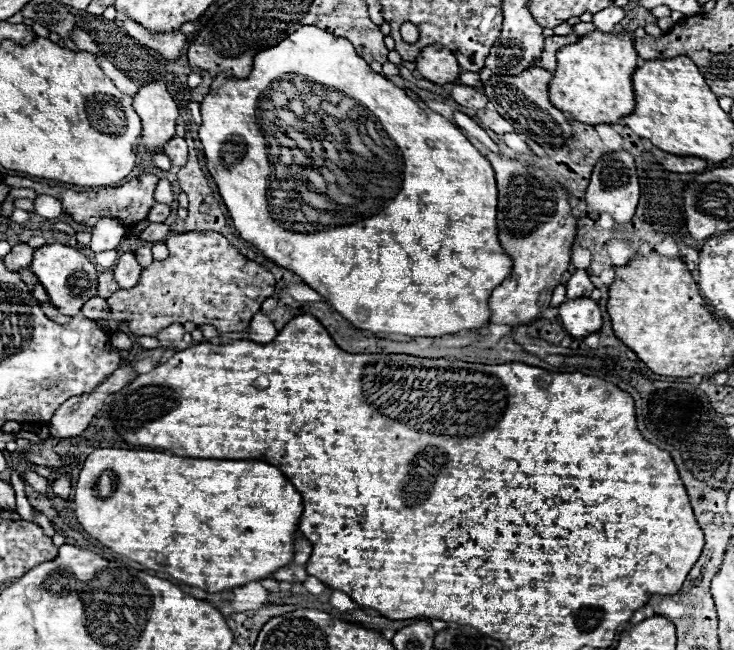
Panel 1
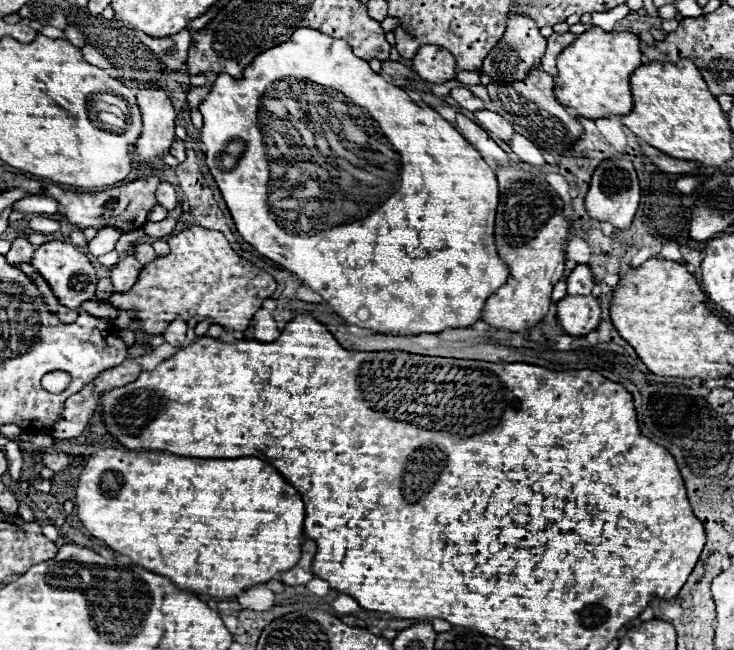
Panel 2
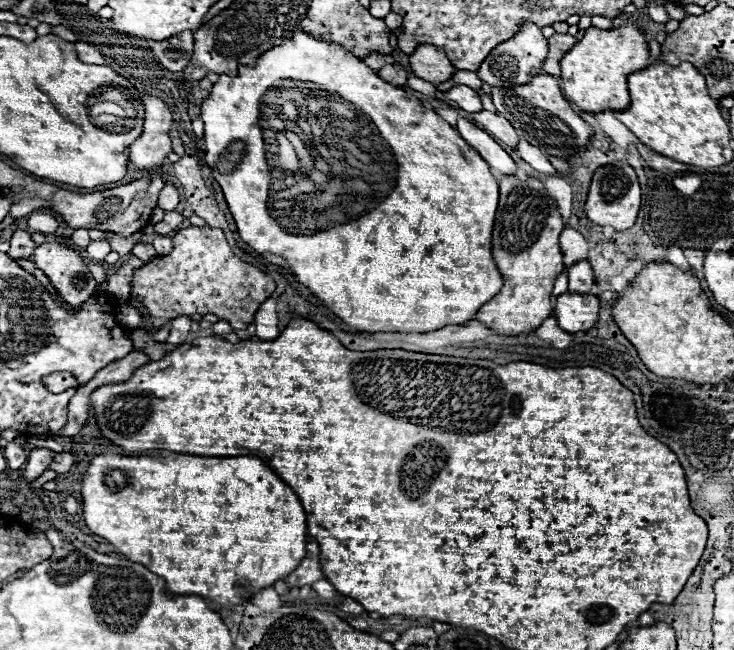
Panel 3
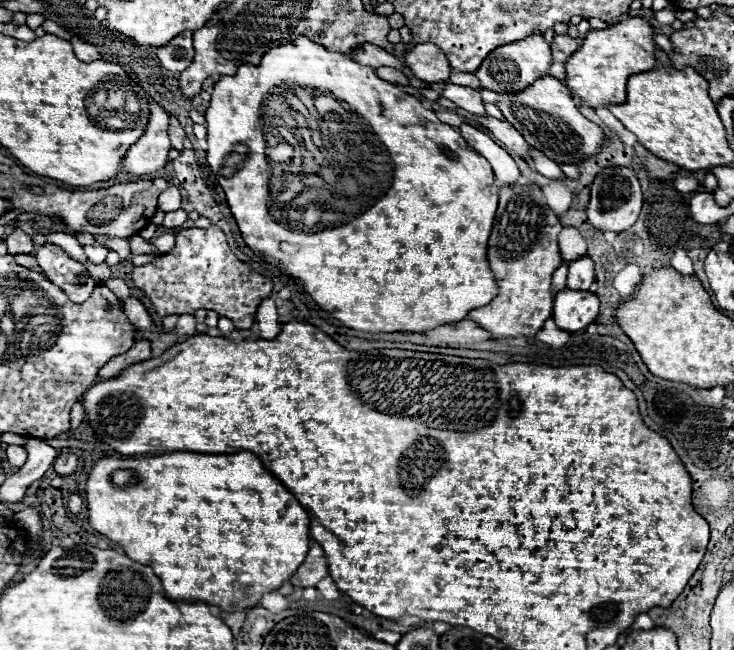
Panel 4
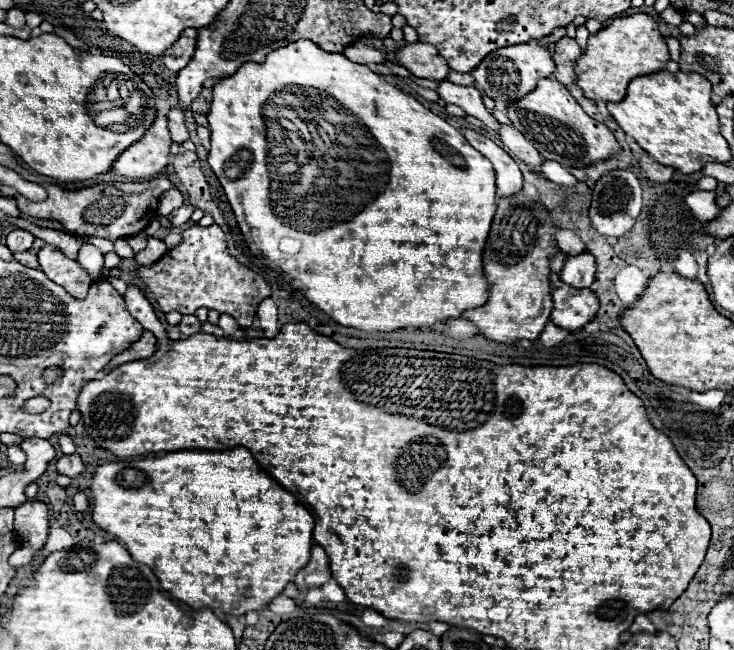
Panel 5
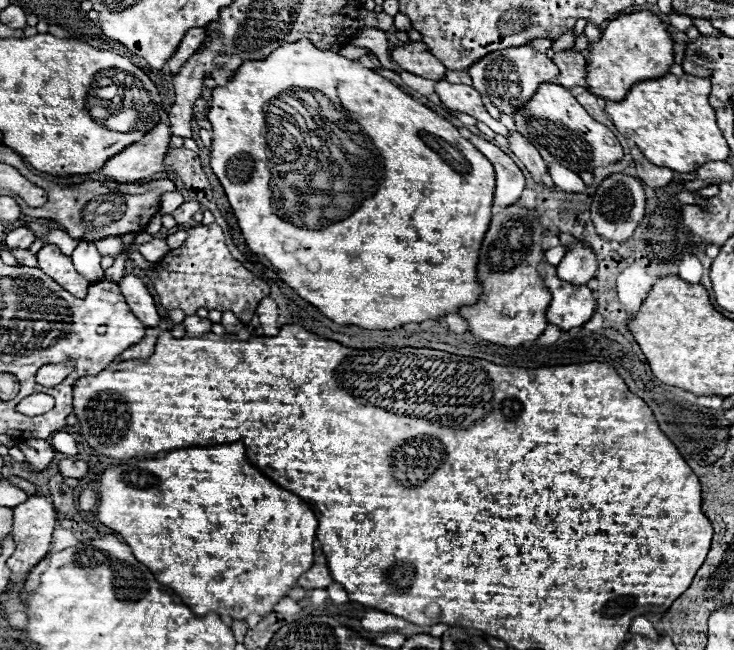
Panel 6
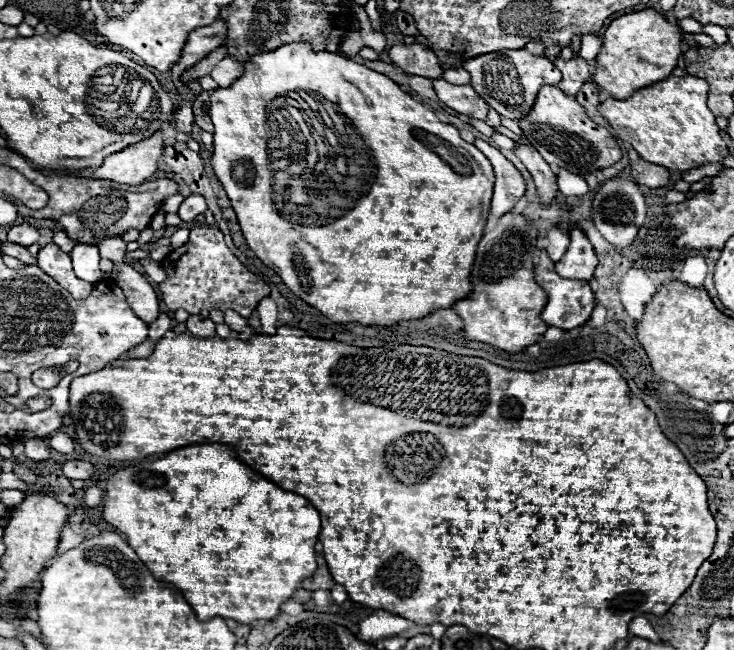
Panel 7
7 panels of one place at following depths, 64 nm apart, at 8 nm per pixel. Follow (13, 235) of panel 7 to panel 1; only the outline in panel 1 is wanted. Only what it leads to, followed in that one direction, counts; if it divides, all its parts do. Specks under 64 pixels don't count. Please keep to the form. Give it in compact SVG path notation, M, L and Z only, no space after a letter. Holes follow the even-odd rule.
M22 242L12 246L12 250L4 256L6 268L10 268L10 272L20 272L20 270L28 268L30 262L32 262L32 252L34 250L28 244L22 244Z

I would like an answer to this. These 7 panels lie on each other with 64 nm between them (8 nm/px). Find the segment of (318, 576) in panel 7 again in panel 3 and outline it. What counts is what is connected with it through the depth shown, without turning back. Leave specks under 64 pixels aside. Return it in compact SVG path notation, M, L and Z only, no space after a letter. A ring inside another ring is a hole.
M308 542L302 564L294 572L290 572L290 576L286 576L286 582L290 586L306 586L306 584L314 584L320 578L322 578L320 546L316 542Z

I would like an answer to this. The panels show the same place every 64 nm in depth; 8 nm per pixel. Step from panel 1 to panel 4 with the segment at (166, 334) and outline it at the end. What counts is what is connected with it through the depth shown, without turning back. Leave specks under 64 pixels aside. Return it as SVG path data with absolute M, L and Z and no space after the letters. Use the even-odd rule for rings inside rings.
M178 316L178 322L176 322L174 330L176 330L178 336L194 336L196 334L194 316Z

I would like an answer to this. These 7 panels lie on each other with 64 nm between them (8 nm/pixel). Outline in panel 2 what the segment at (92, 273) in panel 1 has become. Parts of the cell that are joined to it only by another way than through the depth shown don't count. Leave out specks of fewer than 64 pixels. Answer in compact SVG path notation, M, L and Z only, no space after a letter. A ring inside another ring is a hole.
M52 240L52 242L42 244L42 246L36 248L36 252L34 252L32 266L34 266L34 268L40 272L40 276L48 282L48 286L52 288L54 296L60 300L62 306L66 306L66 308L70 308L70 310L76 310L76 308L80 308L82 302L94 298L96 282L98 282L96 268L94 268L92 262L88 260L88 256L86 256L84 252L80 252L78 248L74 248L72 244L58 242L58 240Z

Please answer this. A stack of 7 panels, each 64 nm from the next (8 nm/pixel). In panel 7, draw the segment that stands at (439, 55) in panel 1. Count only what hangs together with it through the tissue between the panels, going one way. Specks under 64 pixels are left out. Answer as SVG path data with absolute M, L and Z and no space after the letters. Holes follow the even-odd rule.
M410 44L410 46L392 46L388 52L392 64L402 68L406 74L424 76L430 80L436 80L442 76L442 66L436 58L436 54L426 44Z

